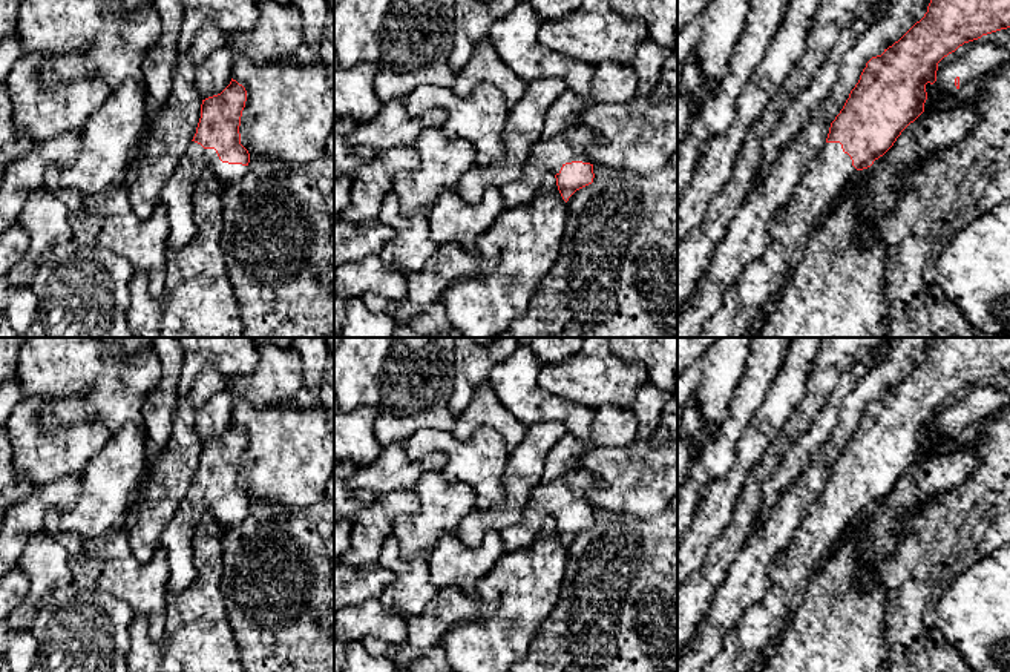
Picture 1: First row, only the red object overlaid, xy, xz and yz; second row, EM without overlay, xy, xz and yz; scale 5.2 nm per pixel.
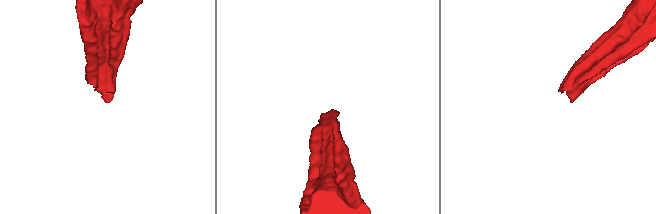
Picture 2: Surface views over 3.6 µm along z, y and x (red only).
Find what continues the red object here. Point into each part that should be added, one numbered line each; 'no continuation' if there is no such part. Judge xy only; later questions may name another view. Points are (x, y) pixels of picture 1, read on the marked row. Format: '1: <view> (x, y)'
1: xy (177, 195)

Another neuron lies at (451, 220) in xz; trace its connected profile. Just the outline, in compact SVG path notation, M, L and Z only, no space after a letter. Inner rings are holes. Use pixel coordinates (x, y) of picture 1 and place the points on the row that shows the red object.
M490 187L478 204L466 204L455 190L444 190L425 215L438 245L455 242L478 256L477 239L504 210L501 190Z

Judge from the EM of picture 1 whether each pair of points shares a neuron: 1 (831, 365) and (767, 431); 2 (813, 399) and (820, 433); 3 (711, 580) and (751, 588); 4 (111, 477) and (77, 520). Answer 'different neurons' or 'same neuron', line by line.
1: different neurons
2: different neurons
3: different neurons
4: same neuron

